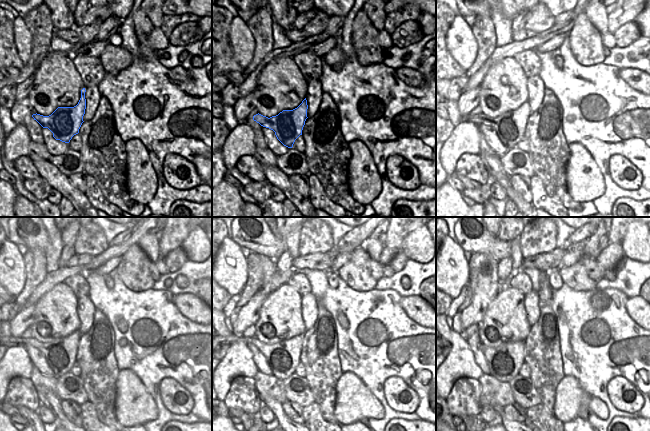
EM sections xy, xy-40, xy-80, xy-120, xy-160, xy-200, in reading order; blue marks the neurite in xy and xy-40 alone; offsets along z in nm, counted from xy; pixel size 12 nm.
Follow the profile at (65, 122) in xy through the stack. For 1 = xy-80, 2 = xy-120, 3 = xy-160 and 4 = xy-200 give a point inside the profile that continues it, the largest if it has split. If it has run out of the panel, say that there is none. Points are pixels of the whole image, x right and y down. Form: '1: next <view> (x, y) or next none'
1: next xy-80 (510, 127)
2: next xy-120 (61, 354)
3: next xy-160 (283, 357)
4: next xy-200 (504, 362)

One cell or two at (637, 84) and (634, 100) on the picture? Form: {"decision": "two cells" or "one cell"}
{"decision": "two cells"}

